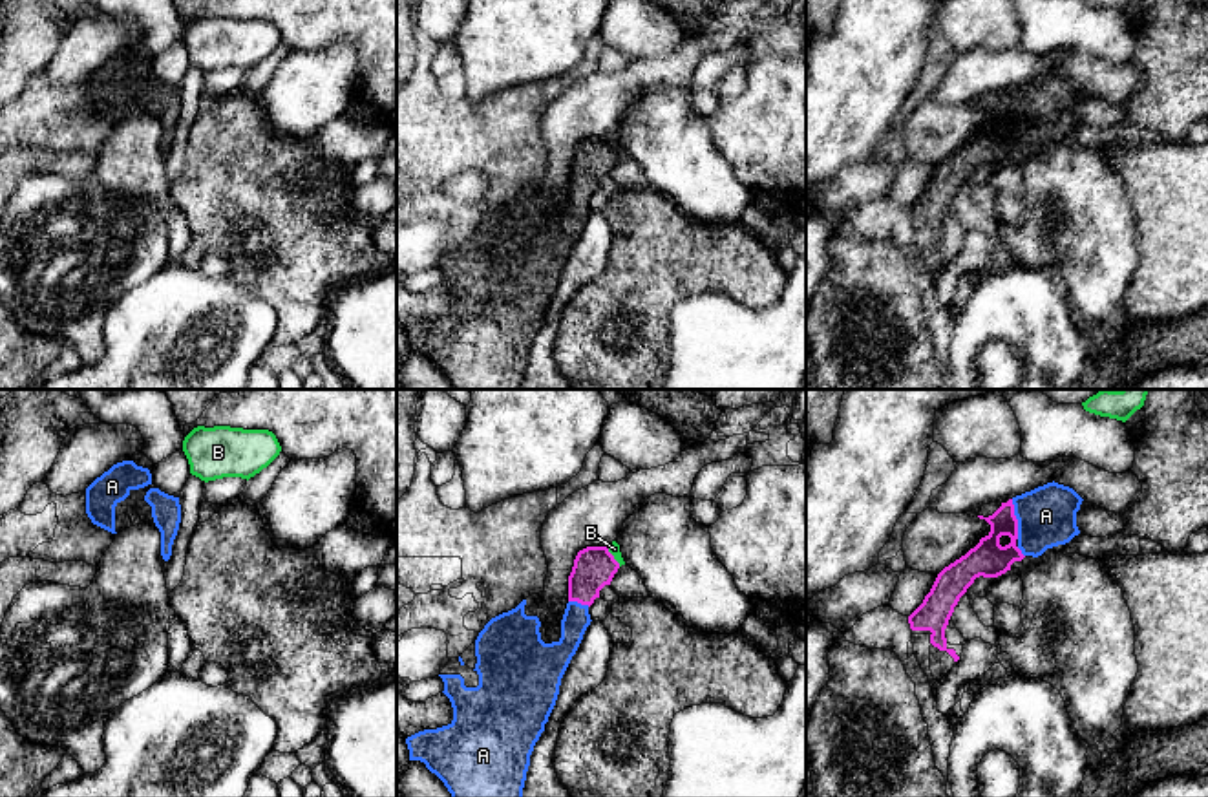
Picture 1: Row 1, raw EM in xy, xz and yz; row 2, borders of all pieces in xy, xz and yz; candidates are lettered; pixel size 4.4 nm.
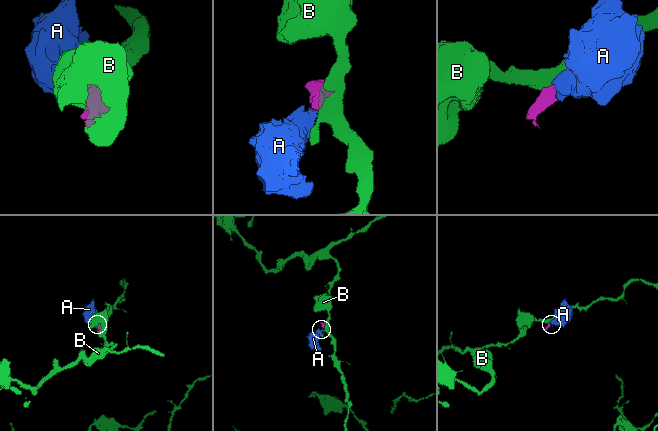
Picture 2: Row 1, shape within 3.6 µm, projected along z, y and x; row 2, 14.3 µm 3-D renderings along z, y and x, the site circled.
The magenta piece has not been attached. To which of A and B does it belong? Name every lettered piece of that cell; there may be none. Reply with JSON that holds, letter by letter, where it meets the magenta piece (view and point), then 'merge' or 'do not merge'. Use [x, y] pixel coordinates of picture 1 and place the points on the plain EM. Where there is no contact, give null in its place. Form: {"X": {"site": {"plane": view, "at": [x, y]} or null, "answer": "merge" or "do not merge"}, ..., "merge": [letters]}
{"A": {"site": {"plane": "yz", "at": [1017, 110]}, "answer": "merge"}, "B": {"site": {"plane": "xz", "at": [613, 147]}, "answer": "do not merge"}, "merge": ["A"]}

